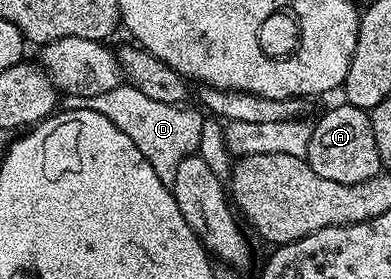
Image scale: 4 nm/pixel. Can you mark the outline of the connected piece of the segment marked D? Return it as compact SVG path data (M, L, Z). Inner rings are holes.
M131 85L115 87L110 89L110 93L98 93L98 97L87 99L86 105L94 113L102 113L102 117L114 121L114 125L118 125L134 145L138 145L138 153L150 161L154 173L158 173L158 181L166 185L174 181L178 161L197 154L205 116L199 110L191 111L191 106L165 105L163 101L146 97L146 93L138 93L138 89Z

